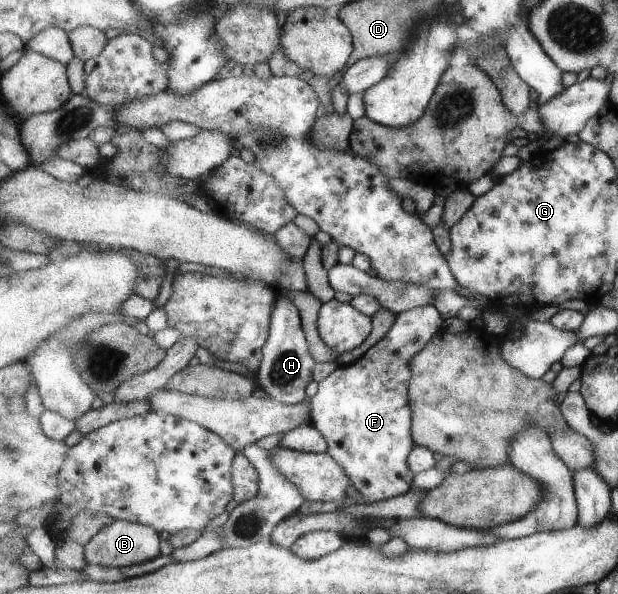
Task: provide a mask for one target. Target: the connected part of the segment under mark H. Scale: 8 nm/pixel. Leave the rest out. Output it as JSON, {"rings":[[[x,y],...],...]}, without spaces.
{"rings":[[[279,292],[272,312],[270,335],[263,347],[263,360],[256,372],[258,387],[264,388],[272,399],[280,403],[289,406],[301,404],[306,401],[306,387],[312,381],[316,362],[310,351],[299,307],[292,298],[282,297]]]}

